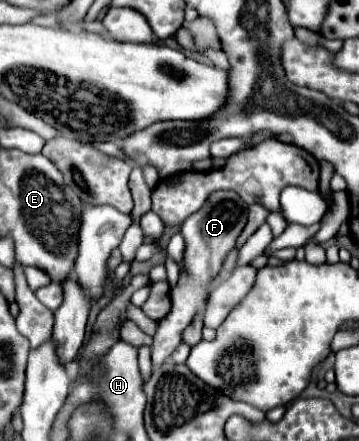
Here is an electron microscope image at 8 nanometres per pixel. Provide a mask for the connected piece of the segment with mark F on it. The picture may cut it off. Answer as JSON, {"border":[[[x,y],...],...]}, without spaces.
{"border":[[[219,190],[219,192],[211,194],[211,198],[207,198],[203,208],[199,212],[191,214],[183,222],[181,234],[185,238],[185,260],[183,260],[185,272],[181,274],[179,284],[171,290],[171,304],[173,304],[171,312],[167,314],[167,318],[163,318],[159,322],[159,328],[153,336],[151,356],[153,356],[155,366],[163,364],[171,356],[171,352],[179,346],[183,330],[193,320],[197,310],[205,304],[205,300],[211,292],[211,282],[221,272],[221,264],[223,264],[227,252],[233,250],[235,240],[241,234],[245,222],[247,222],[247,210],[243,208],[243,200],[239,198],[239,194],[235,194],[231,190]]]}

